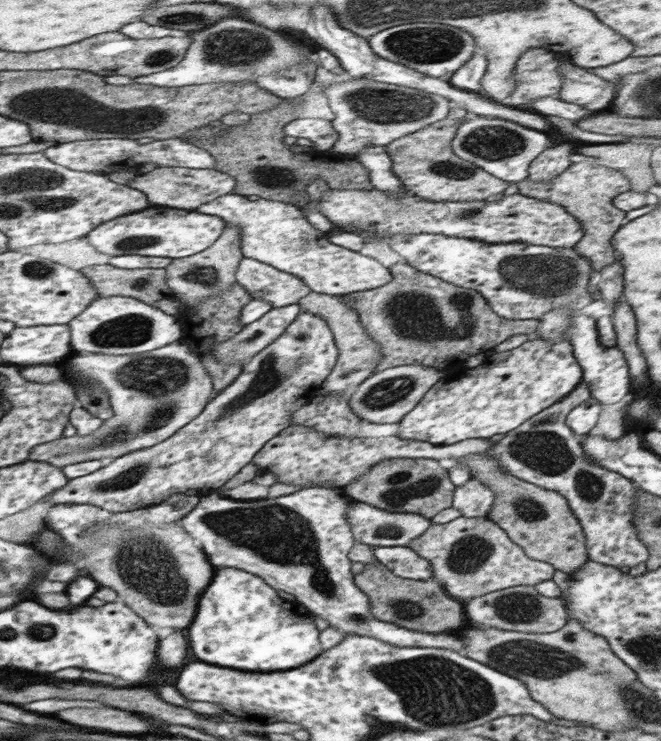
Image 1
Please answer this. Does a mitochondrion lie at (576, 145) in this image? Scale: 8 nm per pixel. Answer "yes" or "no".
no

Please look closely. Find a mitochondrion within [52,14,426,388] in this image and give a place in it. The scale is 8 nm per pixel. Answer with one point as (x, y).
(233, 47)

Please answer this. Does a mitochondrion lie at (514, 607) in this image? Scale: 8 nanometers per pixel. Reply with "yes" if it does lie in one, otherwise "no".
yes

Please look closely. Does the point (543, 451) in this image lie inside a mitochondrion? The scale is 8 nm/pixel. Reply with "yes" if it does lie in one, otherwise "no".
yes

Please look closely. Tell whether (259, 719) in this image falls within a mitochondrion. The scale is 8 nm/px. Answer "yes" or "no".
no

